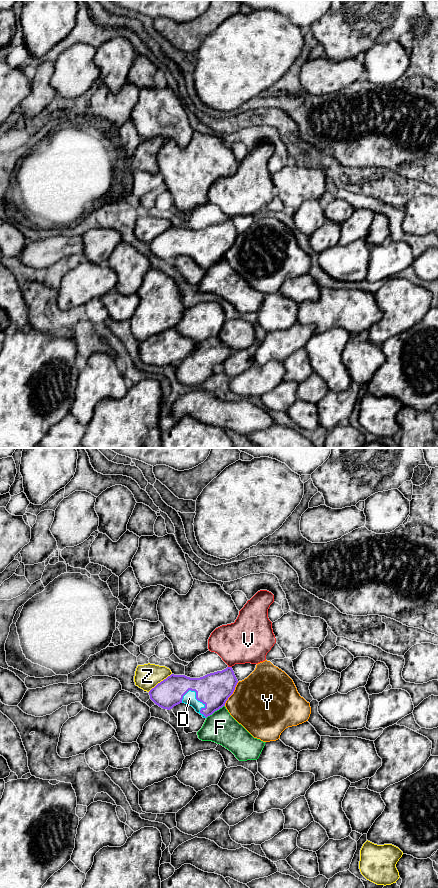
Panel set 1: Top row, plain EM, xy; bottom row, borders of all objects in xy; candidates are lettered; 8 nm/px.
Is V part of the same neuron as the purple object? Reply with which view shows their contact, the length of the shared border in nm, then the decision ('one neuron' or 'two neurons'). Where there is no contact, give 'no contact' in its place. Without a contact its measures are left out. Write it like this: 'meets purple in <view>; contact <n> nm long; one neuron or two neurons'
meets purple in xy; contact 30 nm long; two neurons

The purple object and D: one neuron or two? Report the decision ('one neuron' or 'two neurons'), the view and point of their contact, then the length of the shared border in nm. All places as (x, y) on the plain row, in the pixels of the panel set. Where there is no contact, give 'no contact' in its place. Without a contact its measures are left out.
one neuron | xy (201, 253) | 280 nm

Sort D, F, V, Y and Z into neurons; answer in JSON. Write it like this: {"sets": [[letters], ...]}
{"sets": [["D"], ["F"], ["V"], ["Y"], ["Z"]]}

